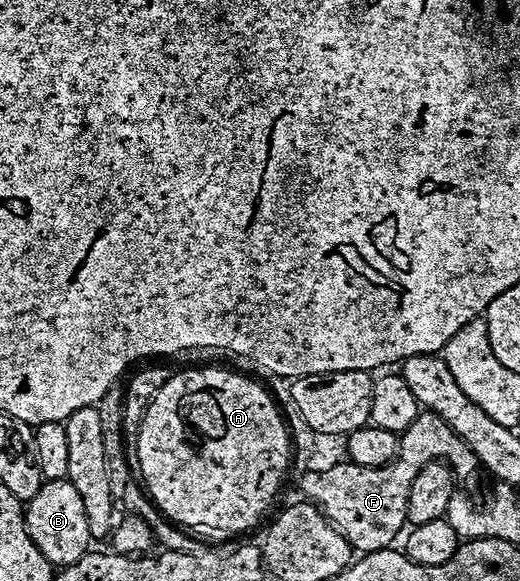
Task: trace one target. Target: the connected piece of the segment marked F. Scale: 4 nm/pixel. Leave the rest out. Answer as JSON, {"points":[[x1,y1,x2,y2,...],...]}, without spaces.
{"points":[[421,411,408,429,399,433,399,437,400,448,395,460,381,468,363,468,343,462,332,464,321,472,308,470,301,475,305,475,300,480,301,490,308,495,305,497,324,513,324,517,348,539,357,553,377,552,389,547,392,539,405,531,410,486,420,468,427,463,444,461,461,485,472,484,480,476,481,469,470,446,438,414]]}

